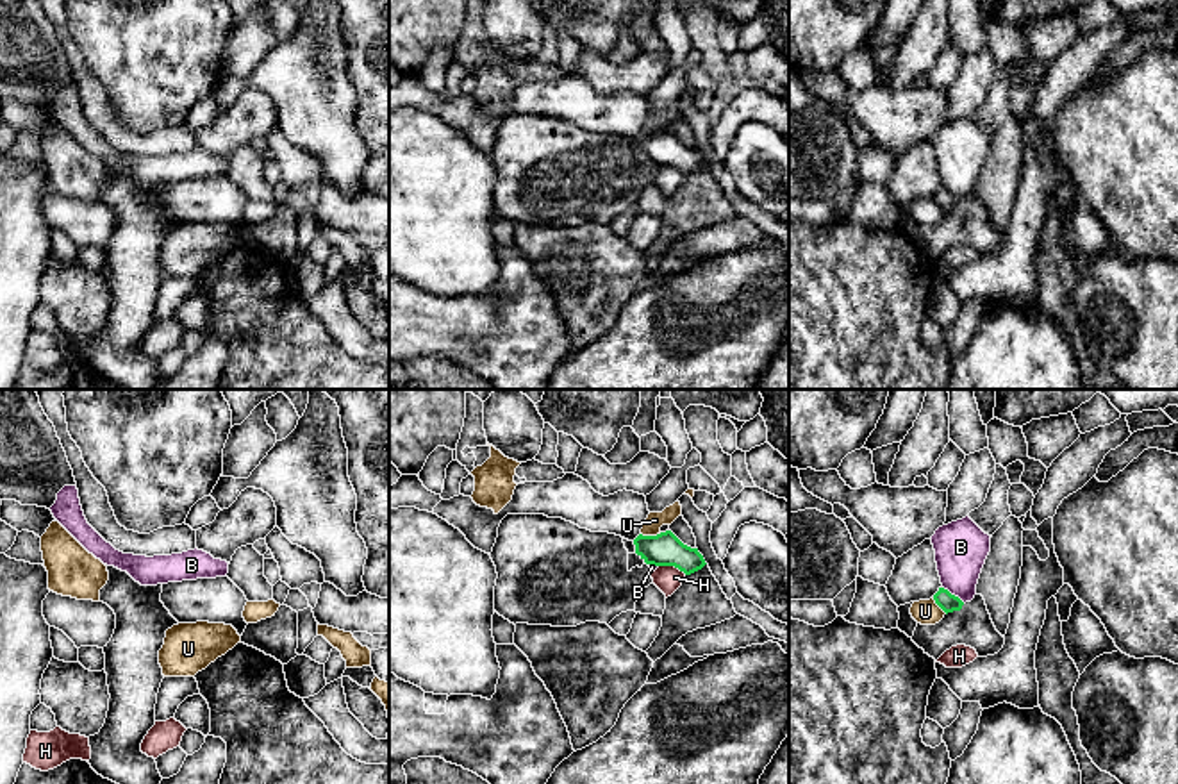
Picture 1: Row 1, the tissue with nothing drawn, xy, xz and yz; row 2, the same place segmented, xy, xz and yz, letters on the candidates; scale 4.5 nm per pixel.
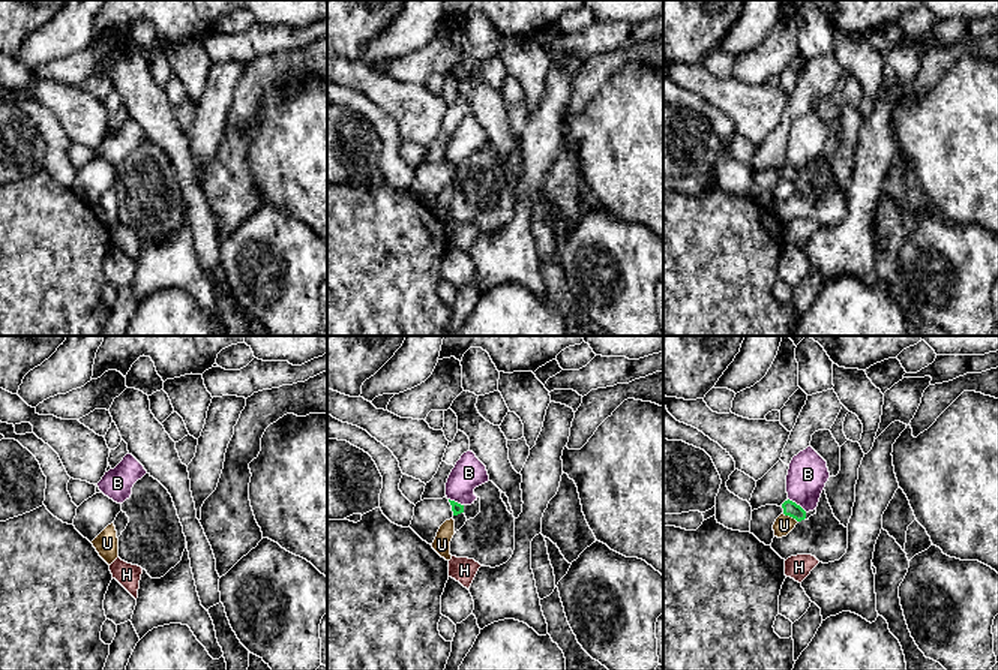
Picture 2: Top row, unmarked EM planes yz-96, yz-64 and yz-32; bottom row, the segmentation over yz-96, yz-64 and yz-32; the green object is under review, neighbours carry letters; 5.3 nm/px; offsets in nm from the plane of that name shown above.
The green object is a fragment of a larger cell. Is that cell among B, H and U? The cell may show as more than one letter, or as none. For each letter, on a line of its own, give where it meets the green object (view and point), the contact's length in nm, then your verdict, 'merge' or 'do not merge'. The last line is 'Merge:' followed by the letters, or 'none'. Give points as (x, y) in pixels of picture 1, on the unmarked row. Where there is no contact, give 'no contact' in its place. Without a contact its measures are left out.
B: contact yz (954, 195); length 130 nm; do not merge
H: contact xz (673, 165); length 130 nm; do not merge
U: contact xz (650, 136); length 100 nm; do not merge
Merge: none

